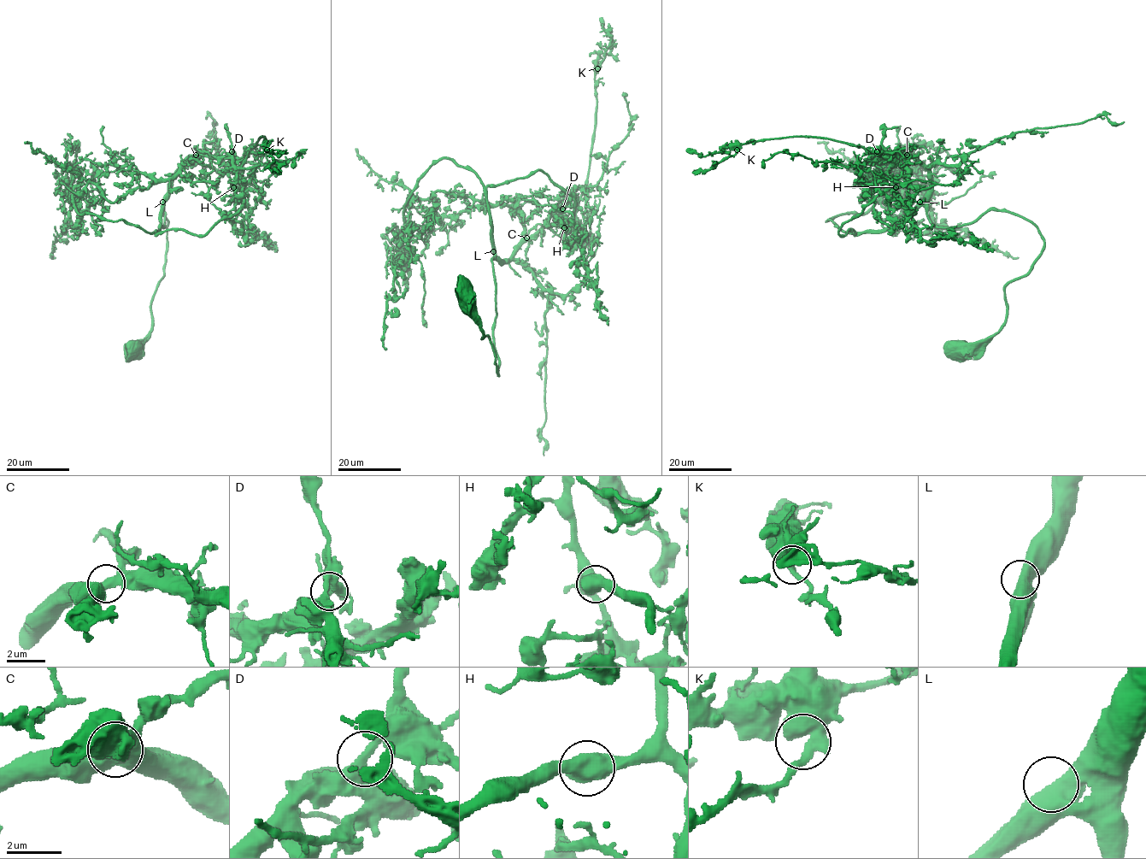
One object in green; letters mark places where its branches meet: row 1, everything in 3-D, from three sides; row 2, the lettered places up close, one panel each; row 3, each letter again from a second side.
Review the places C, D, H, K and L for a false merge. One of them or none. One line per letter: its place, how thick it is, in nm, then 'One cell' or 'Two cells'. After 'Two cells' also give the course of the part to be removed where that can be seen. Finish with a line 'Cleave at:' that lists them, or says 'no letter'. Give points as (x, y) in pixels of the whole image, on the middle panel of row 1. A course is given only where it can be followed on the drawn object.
C: Place: (526, 238). Thickness 550 nm. One cell
D: Place: (562, 208). Thickness 380 nm. One cell
H: Place: (564, 227). Thickness 750 nm. One cell
K: Place: (597, 68). Thickness 480 nm. One cell
L: Place: (493, 251). Thickness 550 nm. One cell
Cleave at: no letter

